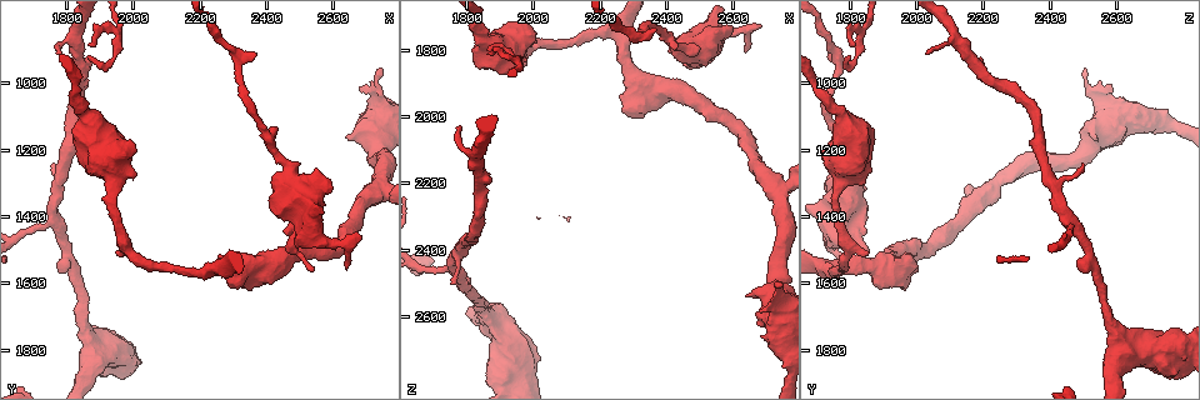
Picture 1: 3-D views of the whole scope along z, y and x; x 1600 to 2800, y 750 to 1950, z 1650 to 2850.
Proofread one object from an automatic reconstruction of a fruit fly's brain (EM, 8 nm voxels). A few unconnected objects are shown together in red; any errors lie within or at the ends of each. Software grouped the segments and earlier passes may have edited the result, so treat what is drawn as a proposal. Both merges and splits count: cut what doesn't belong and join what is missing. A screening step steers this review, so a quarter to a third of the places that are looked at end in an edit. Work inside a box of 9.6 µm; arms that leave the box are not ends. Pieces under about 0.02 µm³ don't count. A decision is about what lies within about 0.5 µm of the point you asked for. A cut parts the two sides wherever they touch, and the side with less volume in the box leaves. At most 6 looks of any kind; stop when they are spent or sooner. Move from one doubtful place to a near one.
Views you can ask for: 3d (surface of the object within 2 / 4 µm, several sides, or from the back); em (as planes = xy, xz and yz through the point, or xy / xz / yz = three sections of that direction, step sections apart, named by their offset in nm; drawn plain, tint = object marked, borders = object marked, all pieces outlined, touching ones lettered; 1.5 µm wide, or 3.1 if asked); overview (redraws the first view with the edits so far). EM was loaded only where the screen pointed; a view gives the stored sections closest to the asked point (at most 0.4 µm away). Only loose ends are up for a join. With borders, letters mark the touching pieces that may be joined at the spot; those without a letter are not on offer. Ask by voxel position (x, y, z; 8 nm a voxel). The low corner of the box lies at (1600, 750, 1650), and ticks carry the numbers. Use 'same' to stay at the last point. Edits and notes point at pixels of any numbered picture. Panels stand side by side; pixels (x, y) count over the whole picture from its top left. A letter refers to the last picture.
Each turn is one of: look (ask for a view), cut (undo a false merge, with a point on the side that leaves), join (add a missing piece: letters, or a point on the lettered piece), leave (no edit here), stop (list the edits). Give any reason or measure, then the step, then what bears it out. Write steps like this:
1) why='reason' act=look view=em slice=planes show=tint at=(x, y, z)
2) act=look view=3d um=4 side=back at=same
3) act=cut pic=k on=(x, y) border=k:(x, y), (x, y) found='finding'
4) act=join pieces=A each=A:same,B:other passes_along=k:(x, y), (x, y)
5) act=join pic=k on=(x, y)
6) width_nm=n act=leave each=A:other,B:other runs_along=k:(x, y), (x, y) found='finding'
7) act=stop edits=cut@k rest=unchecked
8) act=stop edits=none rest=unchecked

why='tapers out' act=look view=3d um=4 at=(2540, 1560, 1820)

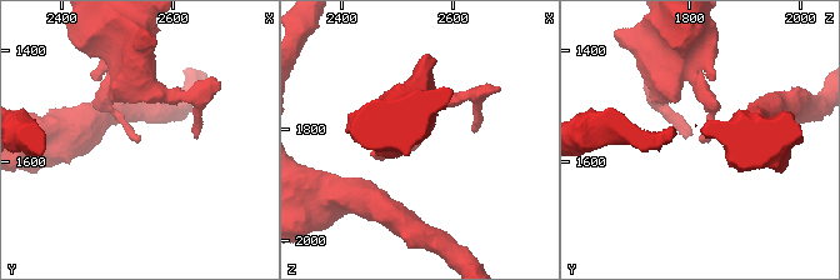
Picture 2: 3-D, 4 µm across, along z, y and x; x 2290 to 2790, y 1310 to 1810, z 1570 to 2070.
act=look view=em slice=xy step=8 show=borders at=(2540, 1560, 1825)

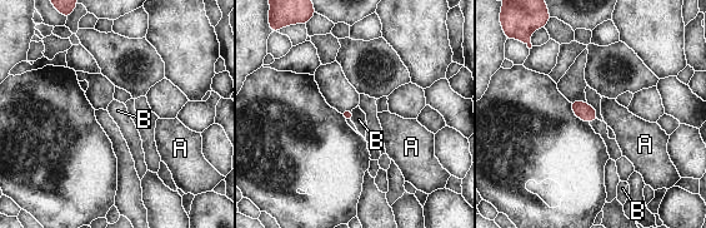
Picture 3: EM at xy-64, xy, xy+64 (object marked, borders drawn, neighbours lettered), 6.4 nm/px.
act=look view=em slice=planes show=borders at=same

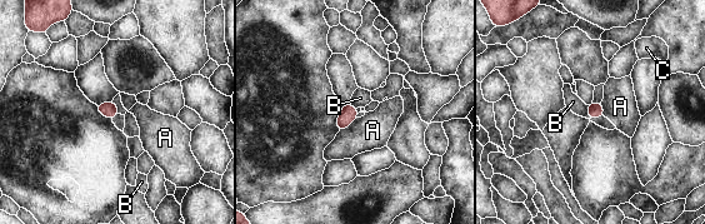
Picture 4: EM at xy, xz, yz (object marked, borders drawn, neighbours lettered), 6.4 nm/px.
width_nm=100 act=leave each=A:other,B:other,C:other border=4:(358, 118), (340, 130) found='none of them fits'

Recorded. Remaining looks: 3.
why='branch stops here' act=look view=em slice=planes show=borders at=(1950, 1510, 1860)

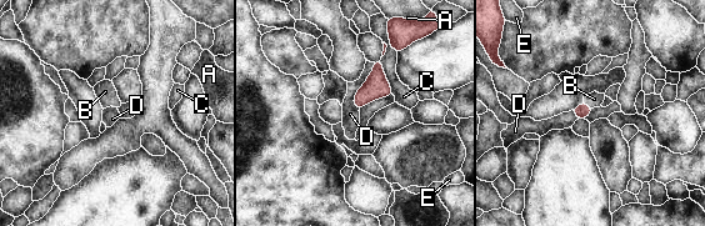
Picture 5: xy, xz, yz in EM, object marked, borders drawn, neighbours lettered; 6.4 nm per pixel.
act=join pieces=B each=A:other,B:same,C:other,D:other,E:other passes_along=5:(581, 111), (588, 105), (594, 99) found='the neuron continues'

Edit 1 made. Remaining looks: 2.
why='branch stops here' act=look view=em slice=planes show=borders at=(1770, 910, 2030)

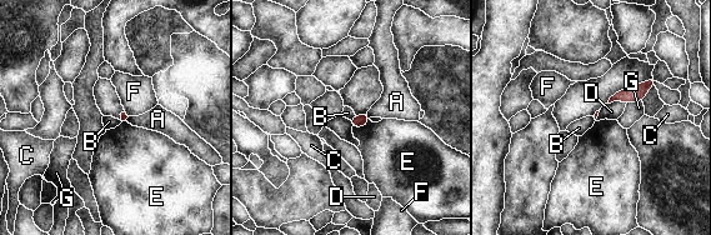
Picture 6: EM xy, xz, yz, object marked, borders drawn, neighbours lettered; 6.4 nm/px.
act=leave each=A:other,B:other,C:other,D:other,E:other,F:other,G:other border=6:(355, 115), (350, 120) found='no lettered piece goes on from it'

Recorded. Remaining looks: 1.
act=stop edits=join@5 rest=unchecked

